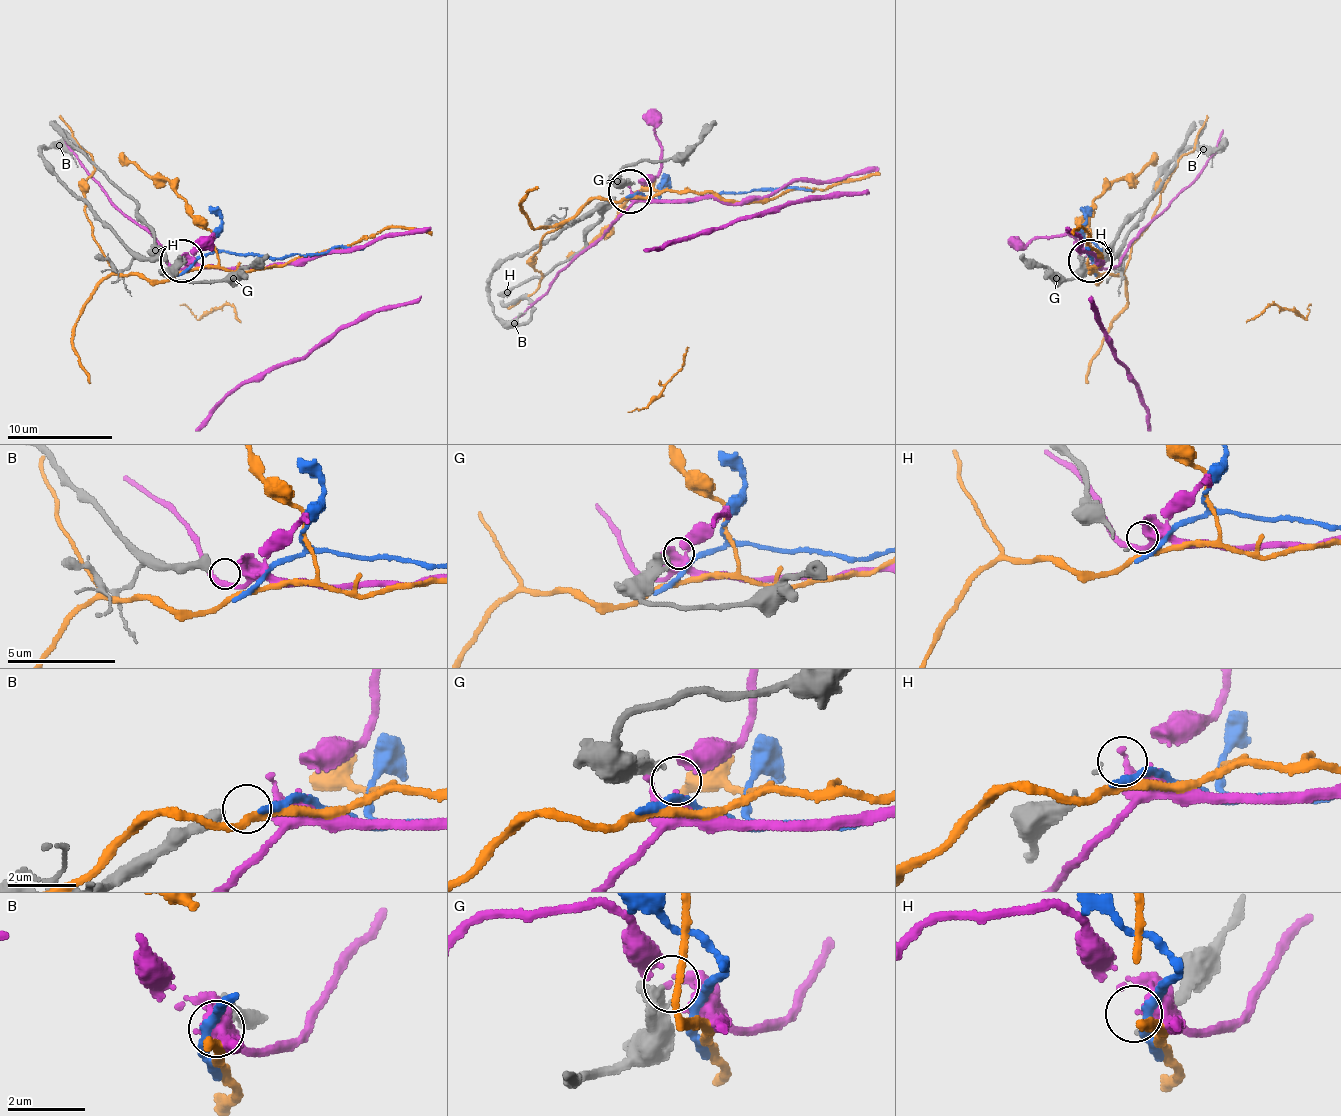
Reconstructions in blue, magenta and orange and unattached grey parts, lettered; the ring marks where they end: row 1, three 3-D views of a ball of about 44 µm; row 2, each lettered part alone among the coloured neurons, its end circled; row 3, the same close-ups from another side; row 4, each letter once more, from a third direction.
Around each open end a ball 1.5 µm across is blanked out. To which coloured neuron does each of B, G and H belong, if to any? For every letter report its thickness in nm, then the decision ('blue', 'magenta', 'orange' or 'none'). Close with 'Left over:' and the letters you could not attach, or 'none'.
B: 420 nm thick; none
G: 340 nm thick; magenta
H: 60 nm thick; none
Left over: B, H

